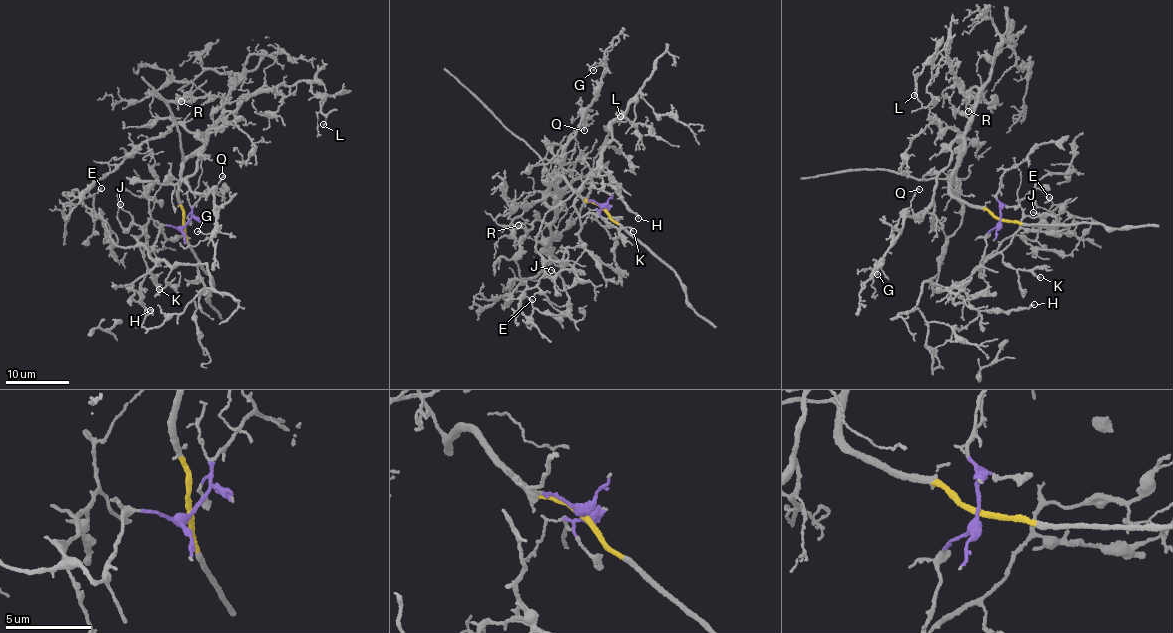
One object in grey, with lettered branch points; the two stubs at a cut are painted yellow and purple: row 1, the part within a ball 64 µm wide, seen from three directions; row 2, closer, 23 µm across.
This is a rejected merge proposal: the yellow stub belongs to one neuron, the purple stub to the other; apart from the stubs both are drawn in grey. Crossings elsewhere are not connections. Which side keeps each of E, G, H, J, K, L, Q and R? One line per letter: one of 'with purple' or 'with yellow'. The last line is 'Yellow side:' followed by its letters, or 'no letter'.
E: with purple
G: with yellow
H: with purple
J: with purple
K: with purple
L: with yellow
Q: with yellow
R: with yellow
Yellow side: G, L, Q, R

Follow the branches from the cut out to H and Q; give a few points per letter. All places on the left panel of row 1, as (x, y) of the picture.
H: (185, 226), (160, 228), (149, 254), (155, 266), (133, 283), (132, 290), (139, 292), (150, 310)
Q: (185, 226), (182, 160), (204, 143), (202, 135), (202, 157), (187, 185), (210, 191), (222, 176)

